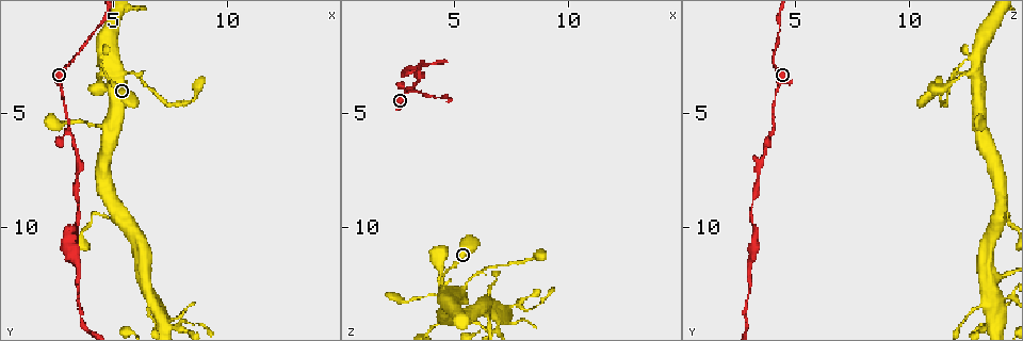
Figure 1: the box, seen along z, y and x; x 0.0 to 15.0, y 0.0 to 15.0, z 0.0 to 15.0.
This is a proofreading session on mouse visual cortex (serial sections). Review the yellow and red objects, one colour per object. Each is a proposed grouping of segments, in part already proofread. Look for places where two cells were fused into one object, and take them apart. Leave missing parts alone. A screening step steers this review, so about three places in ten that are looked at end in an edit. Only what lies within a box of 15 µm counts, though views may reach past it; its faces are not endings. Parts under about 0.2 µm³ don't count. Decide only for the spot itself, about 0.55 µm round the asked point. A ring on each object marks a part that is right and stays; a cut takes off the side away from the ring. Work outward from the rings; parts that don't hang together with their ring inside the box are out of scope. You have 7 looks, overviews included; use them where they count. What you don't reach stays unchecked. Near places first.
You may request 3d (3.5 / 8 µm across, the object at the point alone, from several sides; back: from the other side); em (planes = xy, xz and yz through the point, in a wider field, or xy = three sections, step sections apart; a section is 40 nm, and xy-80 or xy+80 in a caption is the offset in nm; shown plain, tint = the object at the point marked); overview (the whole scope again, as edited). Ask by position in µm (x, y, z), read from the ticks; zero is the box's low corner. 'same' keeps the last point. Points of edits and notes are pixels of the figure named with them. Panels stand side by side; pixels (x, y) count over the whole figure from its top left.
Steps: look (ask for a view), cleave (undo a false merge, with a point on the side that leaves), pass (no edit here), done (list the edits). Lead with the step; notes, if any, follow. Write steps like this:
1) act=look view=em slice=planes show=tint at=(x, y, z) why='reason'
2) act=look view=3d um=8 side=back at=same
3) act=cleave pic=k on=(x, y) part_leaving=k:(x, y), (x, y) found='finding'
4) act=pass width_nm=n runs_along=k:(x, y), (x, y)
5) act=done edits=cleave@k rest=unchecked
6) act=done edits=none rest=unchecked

act=look view=3d um=3.5 at=(2.8, 10.7, 3.2) why='sharp bend'

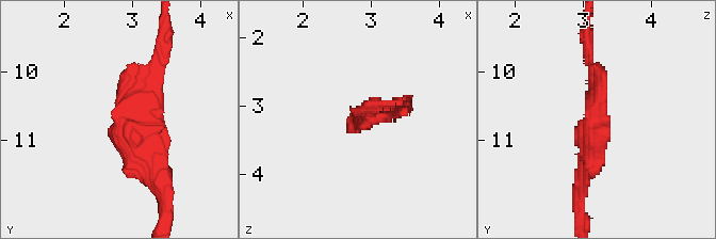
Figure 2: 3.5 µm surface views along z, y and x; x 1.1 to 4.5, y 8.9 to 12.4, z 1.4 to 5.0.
act=look view=em slice=planes show=plain at=(2.90, 10.75, 3.20)

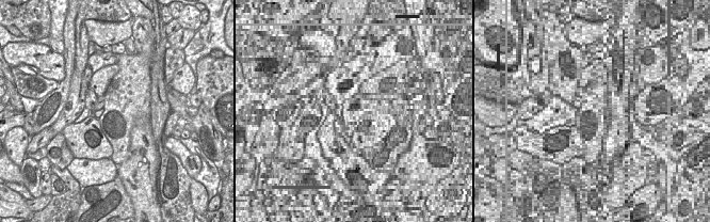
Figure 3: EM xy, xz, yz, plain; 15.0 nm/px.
act=look view=em slice=planes show=tint at=same why='where the object lies'

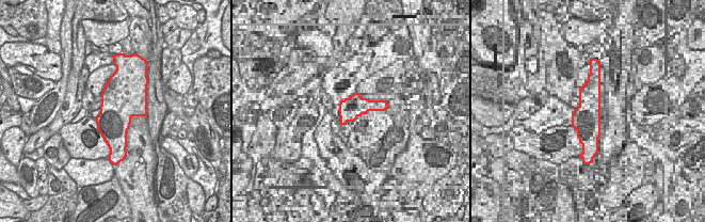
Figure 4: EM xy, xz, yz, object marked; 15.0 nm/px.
act=pass runs_along=2:(589, 62), (595, 124), (581, 180) found='one cell here'

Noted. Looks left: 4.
act=look view=3d um=3.5 at=(5.3, 3.2, 12.8) why='small branch off a trunk'

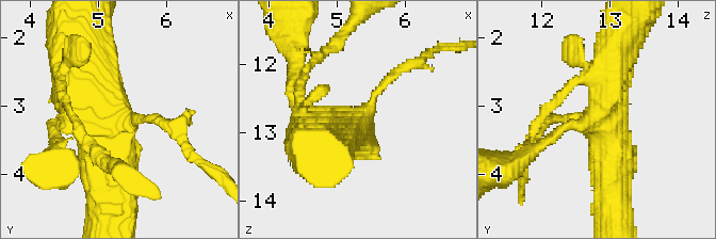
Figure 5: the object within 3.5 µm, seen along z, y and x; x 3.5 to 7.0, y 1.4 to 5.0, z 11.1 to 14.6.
act=look view=em slice=xy step=5 show=tint at=(5.40, 3.25, 12.80)

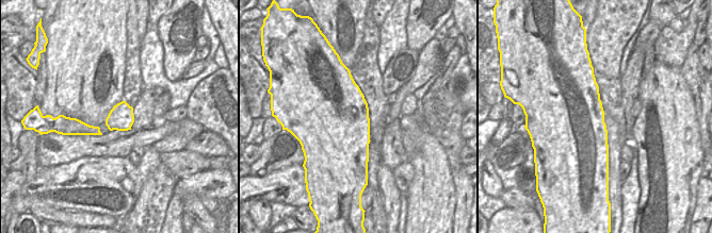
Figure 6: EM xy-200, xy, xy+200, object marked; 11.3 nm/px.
act=pass runs_along=5:(64, 76), (102, 115), (110, 210) found='all the same cell'

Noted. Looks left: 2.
act=look view=3d um=3.5 side=back at=(4.9, 9.6, 14.1) why='abrupt turn'

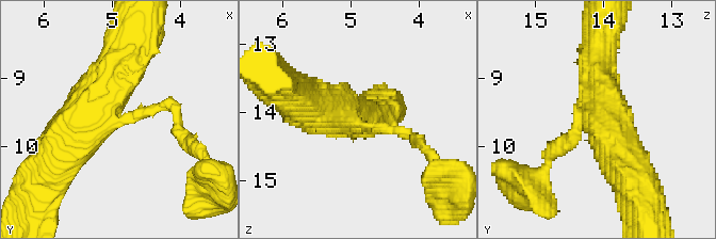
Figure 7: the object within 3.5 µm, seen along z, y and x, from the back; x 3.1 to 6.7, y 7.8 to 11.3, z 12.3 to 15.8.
act=pass runs_along=7:(127, 45), (108, 88), (52, 163) found='continuous, no second cell'

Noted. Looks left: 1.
act=done edits=none rest=unchecked

